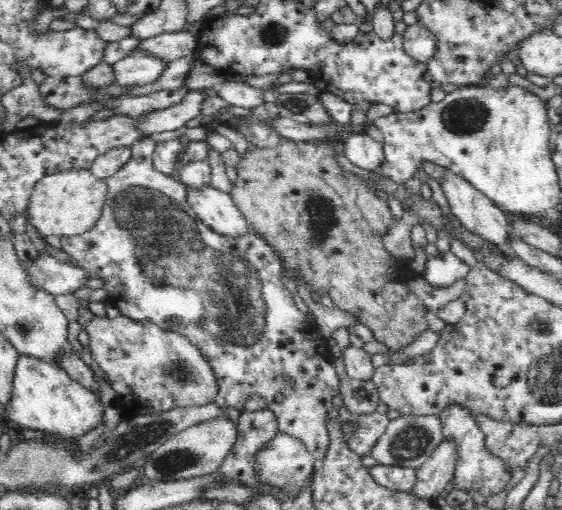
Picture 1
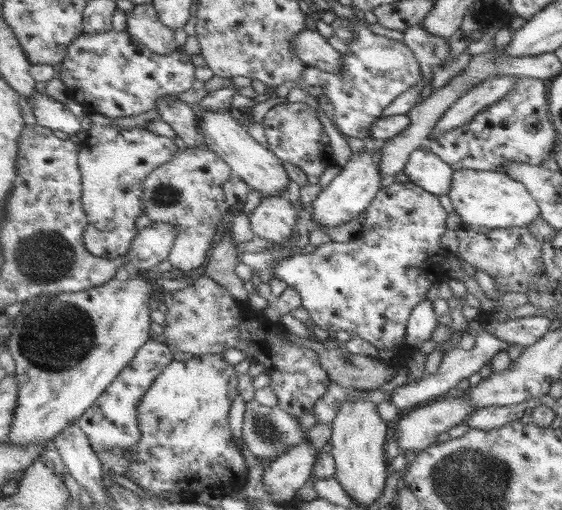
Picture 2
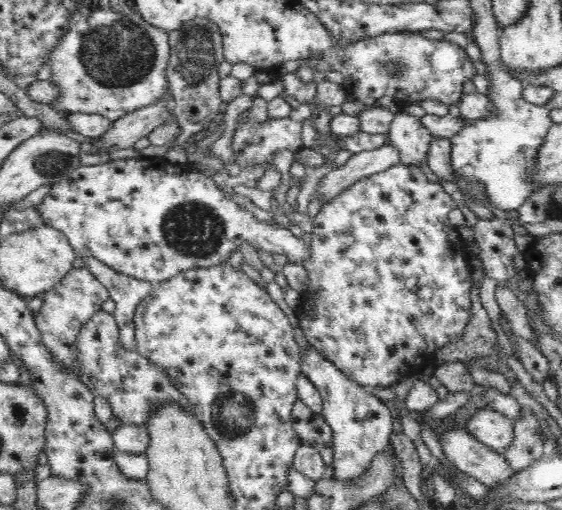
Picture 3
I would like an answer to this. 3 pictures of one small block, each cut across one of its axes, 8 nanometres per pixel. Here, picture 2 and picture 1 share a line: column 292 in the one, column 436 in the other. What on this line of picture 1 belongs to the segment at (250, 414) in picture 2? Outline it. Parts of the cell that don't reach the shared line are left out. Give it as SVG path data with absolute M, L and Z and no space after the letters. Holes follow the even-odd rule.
M422 414L422 416L398 416L394 420L388 420L388 426L382 434L382 438L378 440L378 444L372 450L372 458L376 458L376 462L380 466L402 466L402 468L412 468L418 470L420 466L424 466L430 456L436 452L436 448L444 442L444 428L442 428L442 418L434 416L434 414Z

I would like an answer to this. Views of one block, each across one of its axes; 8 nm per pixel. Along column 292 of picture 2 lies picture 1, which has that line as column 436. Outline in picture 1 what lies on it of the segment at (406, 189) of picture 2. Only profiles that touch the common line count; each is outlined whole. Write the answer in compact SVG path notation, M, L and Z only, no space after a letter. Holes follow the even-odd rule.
M444 252L426 262L426 272L422 274L422 278L434 288L448 288L458 280L466 278L468 272L470 266L464 260L460 260L452 252Z

